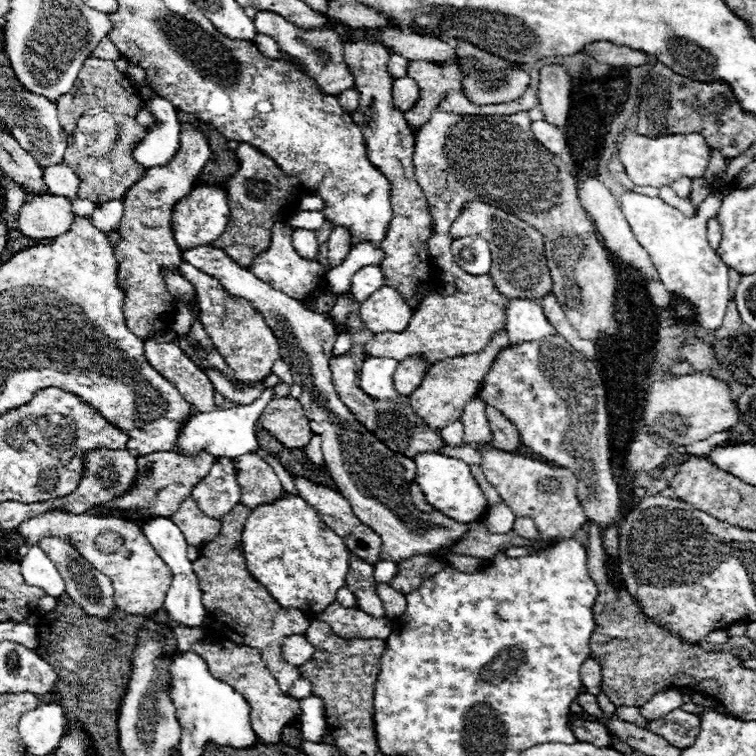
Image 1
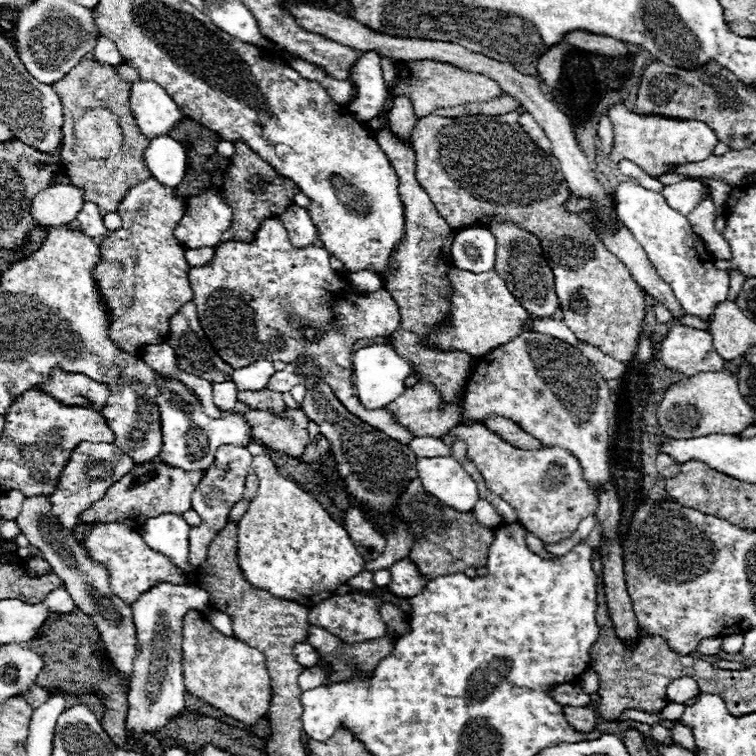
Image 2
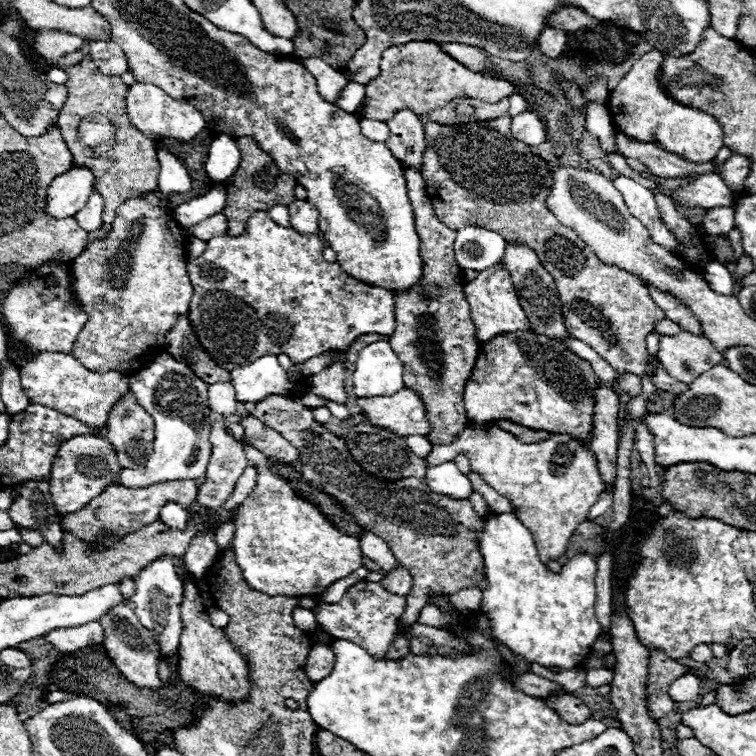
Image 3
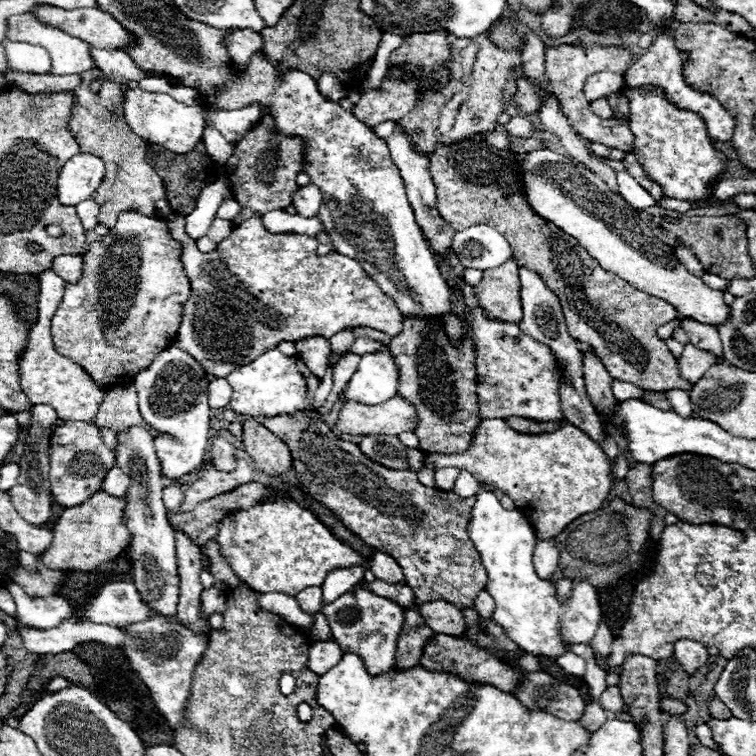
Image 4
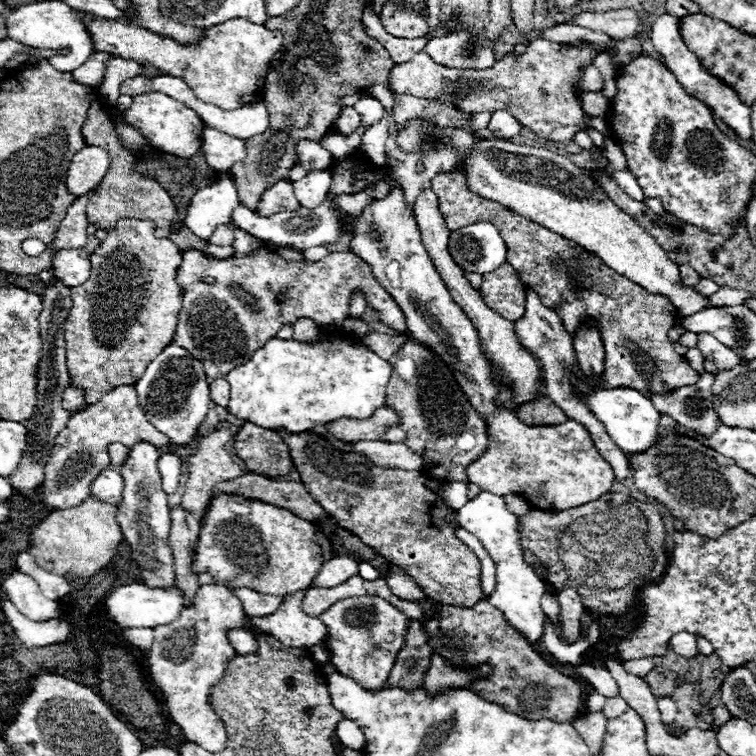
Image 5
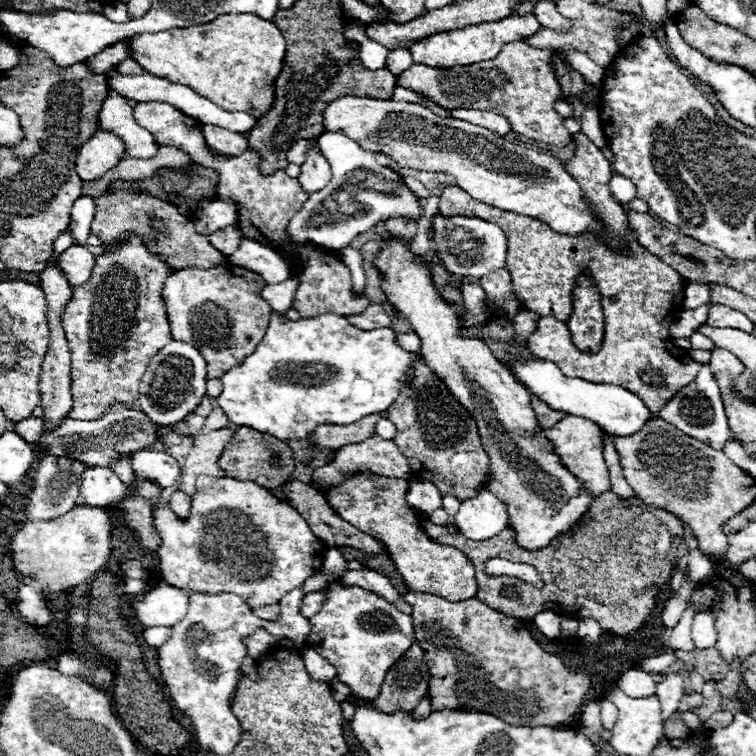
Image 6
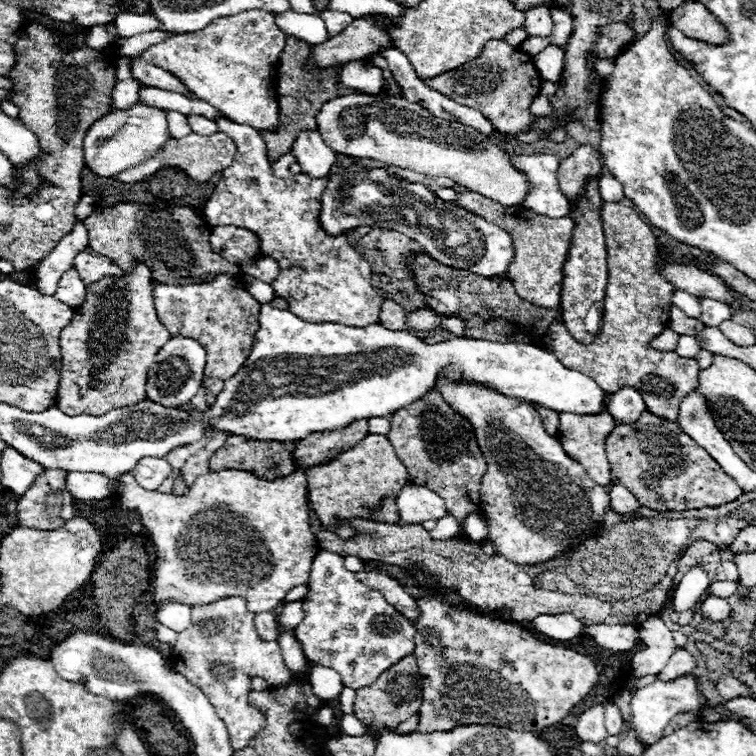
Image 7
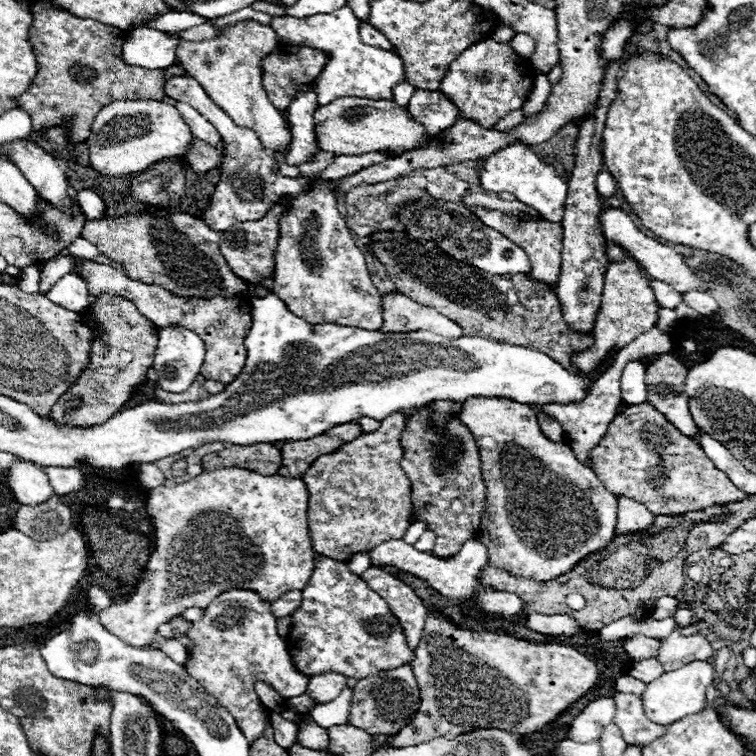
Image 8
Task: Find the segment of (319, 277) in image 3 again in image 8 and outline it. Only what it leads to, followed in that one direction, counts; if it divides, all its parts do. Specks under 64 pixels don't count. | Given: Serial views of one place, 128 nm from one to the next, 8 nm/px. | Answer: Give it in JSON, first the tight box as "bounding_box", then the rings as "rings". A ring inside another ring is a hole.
{"bounding_box":[80,260,252,384],"rings":[[[80,260],[82,262],[82,276],[88,282],[88,290],[92,296],[98,296],[102,292],[126,296],[128,300],[134,300],[138,304],[140,312],[148,316],[148,320],[154,320],[154,324],[162,326],[184,326],[190,328],[192,332],[198,332],[202,336],[202,342],[206,344],[206,360],[202,366],[202,376],[206,380],[218,380],[222,384],[230,384],[236,380],[236,376],[242,372],[244,362],[246,362],[246,348],[244,348],[244,336],[250,330],[252,316],[250,316],[250,304],[242,296],[234,298],[224,298],[224,296],[214,296],[210,300],[204,298],[178,298],[170,294],[168,290],[156,286],[156,284],[142,284],[120,270],[114,270],[108,264],[96,264],[90,260]]]}

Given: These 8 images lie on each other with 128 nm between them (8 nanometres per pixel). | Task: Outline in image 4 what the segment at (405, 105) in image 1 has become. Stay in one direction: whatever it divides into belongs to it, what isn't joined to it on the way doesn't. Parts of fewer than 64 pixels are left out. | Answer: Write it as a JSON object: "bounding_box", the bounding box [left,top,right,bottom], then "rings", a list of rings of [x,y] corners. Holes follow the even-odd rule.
{"bounding_box":[388,128,454,258],"rings":[[[396,128],[394,134],[388,138],[388,148],[390,148],[390,156],[394,158],[394,164],[398,164],[398,170],[402,172],[402,178],[406,180],[408,200],[410,200],[414,212],[416,212],[418,224],[422,224],[422,230],[426,232],[426,242],[430,244],[430,248],[434,250],[434,254],[436,254],[438,258],[444,258],[444,256],[448,254],[448,250],[450,250],[454,230],[452,230],[452,226],[440,216],[440,212],[438,212],[438,208],[436,208],[436,186],[432,184],[432,178],[430,178],[428,160],[412,148],[410,138],[408,138],[400,128]]]}

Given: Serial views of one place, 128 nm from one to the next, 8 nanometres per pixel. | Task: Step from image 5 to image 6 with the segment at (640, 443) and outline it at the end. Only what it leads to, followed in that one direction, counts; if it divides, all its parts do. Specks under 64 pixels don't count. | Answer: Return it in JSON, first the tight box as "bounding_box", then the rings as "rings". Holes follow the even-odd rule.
{"bounding_box":[504,358,654,436],"rings":[[[516,358],[514,362],[504,364],[504,366],[510,368],[512,376],[516,380],[520,380],[522,386],[526,386],[540,400],[546,400],[546,404],[550,404],[552,408],[558,408],[558,410],[574,414],[574,416],[588,418],[588,420],[600,424],[602,430],[606,430],[610,436],[632,436],[644,426],[646,420],[654,418],[652,412],[644,406],[644,402],[630,390],[626,390],[622,386],[614,386],[614,384],[594,384],[594,382],[588,382],[582,378],[568,378],[550,360]]]}

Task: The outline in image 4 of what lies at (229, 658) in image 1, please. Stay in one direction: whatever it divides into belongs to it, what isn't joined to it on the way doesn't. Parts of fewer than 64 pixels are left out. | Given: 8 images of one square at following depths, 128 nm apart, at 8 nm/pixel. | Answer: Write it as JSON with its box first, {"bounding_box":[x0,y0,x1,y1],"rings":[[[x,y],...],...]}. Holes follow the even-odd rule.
{"bounding_box":[176,530,208,632],"rings":[[[176,530],[176,558],[178,558],[178,578],[180,578],[180,596],[178,596],[178,620],[194,632],[208,632],[208,620],[202,616],[200,584],[202,548],[196,546],[182,530]]]}

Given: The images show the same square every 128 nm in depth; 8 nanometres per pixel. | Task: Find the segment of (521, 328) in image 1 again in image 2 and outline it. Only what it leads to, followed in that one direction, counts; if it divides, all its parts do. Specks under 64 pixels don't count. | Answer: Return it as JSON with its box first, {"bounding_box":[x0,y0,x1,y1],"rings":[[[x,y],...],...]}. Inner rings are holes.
{"bounding_box":[532,318,578,346],"rings":[[[532,318],[532,322],[534,322],[534,332],[566,340],[568,344],[574,344],[574,346],[578,344],[578,338],[574,336],[574,332],[566,328],[566,324],[558,318]]]}

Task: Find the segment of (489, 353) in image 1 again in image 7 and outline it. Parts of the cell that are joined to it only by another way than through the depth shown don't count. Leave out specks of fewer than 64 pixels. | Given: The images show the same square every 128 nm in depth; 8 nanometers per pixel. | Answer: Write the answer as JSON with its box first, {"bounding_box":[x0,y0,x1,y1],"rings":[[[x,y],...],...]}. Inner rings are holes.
{"bounding_box":[292,420,368,470],"rings":[[[356,420],[346,428],[334,432],[314,432],[304,440],[296,442],[296,448],[292,452],[294,464],[298,470],[310,470],[312,466],[320,464],[320,460],[332,460],[340,452],[352,448],[366,434],[368,434],[366,420]]]}

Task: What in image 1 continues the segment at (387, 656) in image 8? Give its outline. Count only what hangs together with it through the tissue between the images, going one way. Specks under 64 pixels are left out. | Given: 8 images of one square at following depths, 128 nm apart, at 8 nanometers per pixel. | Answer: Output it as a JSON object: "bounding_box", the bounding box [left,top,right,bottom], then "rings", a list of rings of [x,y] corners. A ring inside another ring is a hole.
{"bounding_box":[318,601,390,640],"rings":[[[337,601],[330,604],[318,618],[328,622],[328,626],[334,628],[334,634],[338,634],[344,640],[352,638],[386,640],[390,634],[388,618],[377,619],[362,612],[360,608],[346,608]]]}

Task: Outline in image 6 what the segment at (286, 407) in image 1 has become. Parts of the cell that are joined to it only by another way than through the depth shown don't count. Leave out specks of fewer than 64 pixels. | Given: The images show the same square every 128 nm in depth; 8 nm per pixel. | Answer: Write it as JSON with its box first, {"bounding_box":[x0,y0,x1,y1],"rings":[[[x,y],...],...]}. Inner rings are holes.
{"bounding_box":[218,426,294,488],"rings":[[[242,426],[234,432],[230,442],[224,446],[222,456],[218,458],[218,468],[222,468],[228,476],[252,480],[266,488],[276,488],[276,486],[282,486],[286,480],[290,480],[294,472],[294,454],[284,440],[256,432],[254,428],[248,428],[248,426]]]}

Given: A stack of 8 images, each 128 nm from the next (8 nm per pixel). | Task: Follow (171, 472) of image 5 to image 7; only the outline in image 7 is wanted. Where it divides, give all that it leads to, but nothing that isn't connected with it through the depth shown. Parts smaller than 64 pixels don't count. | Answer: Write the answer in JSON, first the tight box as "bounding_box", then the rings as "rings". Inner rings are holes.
{"bounding_box":[132,458,170,490],"rings":[[[144,458],[134,466],[132,476],[142,488],[158,490],[158,486],[164,482],[164,478],[168,478],[170,472],[170,464],[164,458]]]}

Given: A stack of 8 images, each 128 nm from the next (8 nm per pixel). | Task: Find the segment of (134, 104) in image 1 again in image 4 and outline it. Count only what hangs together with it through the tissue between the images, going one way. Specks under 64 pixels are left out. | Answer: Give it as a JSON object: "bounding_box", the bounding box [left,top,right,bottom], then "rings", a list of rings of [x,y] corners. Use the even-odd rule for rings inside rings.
{"bounding_box":[68,70,166,228],"rings":[[[86,70],[82,72],[82,84],[74,90],[76,92],[76,106],[72,110],[72,118],[68,122],[70,132],[76,136],[76,142],[80,144],[80,152],[96,154],[106,164],[106,174],[102,184],[98,186],[98,192],[94,192],[92,200],[100,204],[98,208],[98,224],[112,228],[120,216],[120,212],[134,210],[142,214],[156,216],[156,202],[166,198],[166,188],[162,178],[156,174],[156,170],[146,162],[146,148],[148,142],[136,136],[128,124],[124,122],[122,112],[122,94],[120,86],[110,82],[104,74],[104,84],[98,92],[92,92],[88,84],[102,74],[100,70]]]}

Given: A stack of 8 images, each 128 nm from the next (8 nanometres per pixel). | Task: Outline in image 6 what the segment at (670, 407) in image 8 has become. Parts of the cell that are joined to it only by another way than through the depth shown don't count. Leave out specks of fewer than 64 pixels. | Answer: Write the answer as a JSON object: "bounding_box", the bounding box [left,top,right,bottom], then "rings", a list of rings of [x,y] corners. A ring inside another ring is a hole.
{"bounding_box":[438,132,700,412],"rings":[[[582,132],[574,134],[572,138],[576,144],[576,154],[572,160],[566,162],[566,170],[574,176],[574,180],[578,180],[578,186],[586,196],[586,202],[604,222],[608,232],[624,238],[627,245],[624,251],[610,250],[601,237],[591,233],[579,236],[556,234],[542,220],[498,210],[490,204],[478,202],[468,192],[464,192],[454,184],[440,192],[438,210],[446,216],[454,214],[478,216],[498,224],[506,232],[508,238],[506,268],[490,272],[482,276],[478,282],[486,292],[488,308],[498,312],[502,318],[512,320],[520,312],[522,302],[528,310],[534,310],[542,316],[528,344],[532,354],[546,360],[554,360],[564,376],[578,376],[598,384],[622,384],[622,388],[630,388],[630,392],[642,396],[642,402],[646,404],[646,408],[650,408],[650,412],[660,412],[664,404],[672,396],[676,396],[676,392],[686,388],[686,384],[690,384],[700,370],[700,364],[694,362],[688,356],[688,352],[676,348],[668,334],[670,324],[682,312],[682,298],[684,298],[682,276],[666,262],[662,262],[658,256],[650,254],[638,242],[638,236],[628,222],[624,206],[616,204],[610,196],[608,182],[612,178],[612,168],[604,152],[594,142],[590,142]],[[582,270],[590,270],[602,294],[604,344],[597,354],[580,352],[570,340],[566,322],[554,320],[554,318],[570,318],[572,290],[576,276]]]}

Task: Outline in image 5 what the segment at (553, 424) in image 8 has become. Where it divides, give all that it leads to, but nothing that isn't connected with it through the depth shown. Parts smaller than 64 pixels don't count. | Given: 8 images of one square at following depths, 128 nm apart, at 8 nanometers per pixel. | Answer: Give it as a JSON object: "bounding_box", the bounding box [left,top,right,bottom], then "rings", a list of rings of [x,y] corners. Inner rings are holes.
{"bounding_box":[516,396,568,426],"rings":[[[536,396],[534,400],[522,404],[516,416],[528,426],[554,426],[568,420],[548,396]]]}

